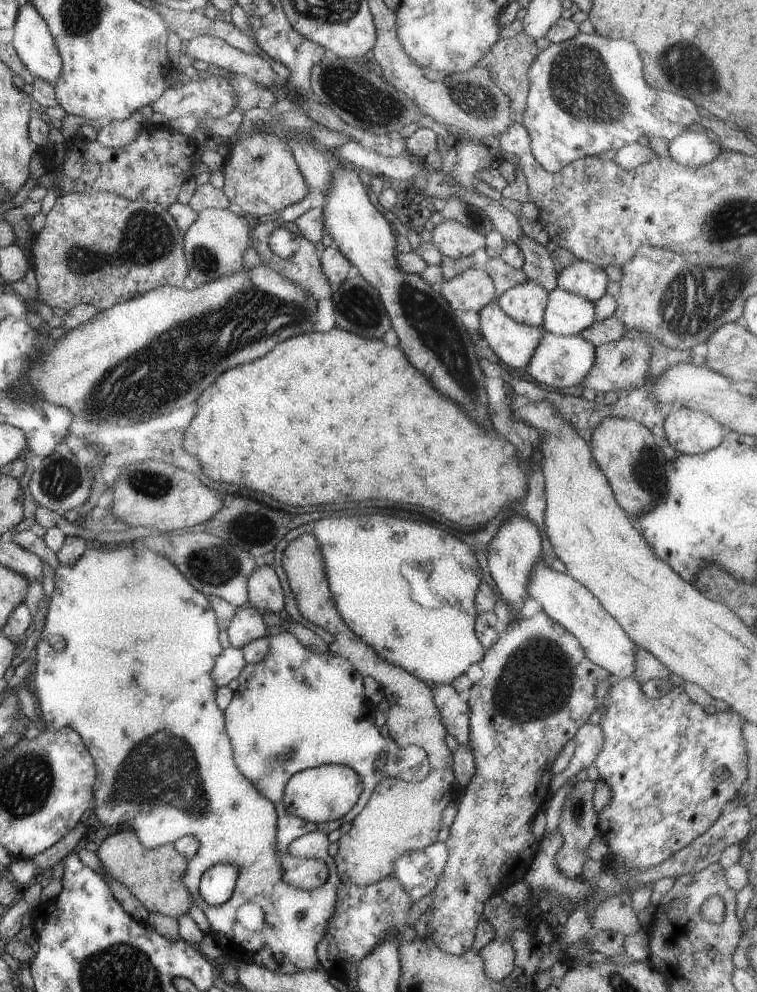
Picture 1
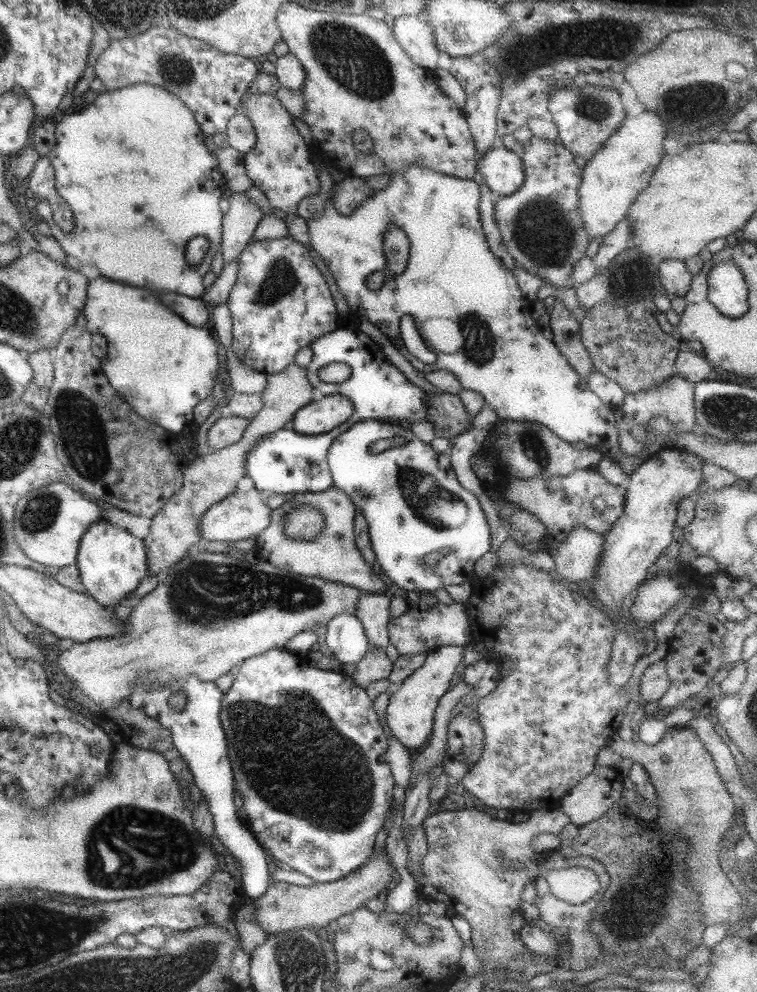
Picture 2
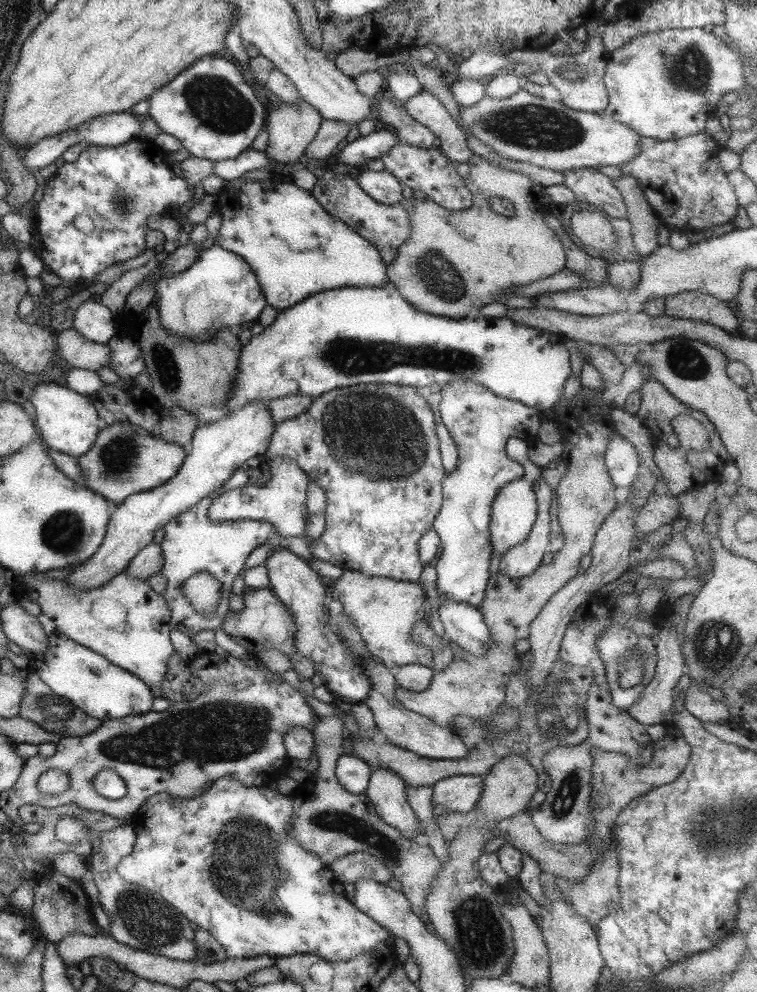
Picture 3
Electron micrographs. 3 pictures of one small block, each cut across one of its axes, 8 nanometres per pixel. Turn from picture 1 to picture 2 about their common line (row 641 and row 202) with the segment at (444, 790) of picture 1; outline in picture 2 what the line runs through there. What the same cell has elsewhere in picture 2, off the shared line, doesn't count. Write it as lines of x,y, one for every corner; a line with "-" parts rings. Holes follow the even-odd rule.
349,175
336,184
338,192
334,194
334,208
342,216
350,216
352,210
356,210
356,206
360,206
360,202
364,202
364,198
368,198
374,190
366,184
366,180

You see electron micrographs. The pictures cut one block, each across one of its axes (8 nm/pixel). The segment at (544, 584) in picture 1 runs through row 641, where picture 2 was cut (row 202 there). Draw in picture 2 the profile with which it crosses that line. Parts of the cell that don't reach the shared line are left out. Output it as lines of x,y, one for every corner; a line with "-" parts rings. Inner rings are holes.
644,110
636,118
625,118
604,145
594,152
582,170
582,183
578,187
580,218
588,236
595,241
605,237
618,222
622,221
630,205
636,201
640,191
650,183
652,173
666,155
663,140
670,135
668,128
659,118
659,112

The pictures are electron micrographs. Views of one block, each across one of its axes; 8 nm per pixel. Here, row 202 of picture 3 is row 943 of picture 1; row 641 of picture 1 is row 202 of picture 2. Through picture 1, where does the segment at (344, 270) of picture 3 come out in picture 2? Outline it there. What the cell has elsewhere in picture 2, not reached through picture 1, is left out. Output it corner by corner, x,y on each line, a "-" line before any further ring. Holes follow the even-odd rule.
138,82
118,90
98,92
98,96
92,105
89,105
82,112
68,115
60,114
56,118
56,144
46,156
54,168
56,190
68,203
68,206
72,209
72,214
74,214
74,222
76,222
74,223
74,229
64,233
54,223
48,200
40,198
36,206
36,212
52,228
51,236
60,243
66,256
70,258
75,266
94,266
99,270
101,276
112,278
112,280
124,280
124,282
128,282
132,286
144,286
144,288
150,288
150,290
174,291
182,294
182,296
200,299
206,290
204,275
211,270
212,257
217,251
222,250
220,244
222,244
224,214
222,214
219,204
220,196
226,189
226,185
225,179
218,168
218,161
206,147
206,143
204,143
206,136
202,134
202,130
198,126
192,111
175,94
164,90
161,86
152,86
151,84
-
196,237
206,238
211,246
208,247
203,262
197,266
191,266
191,264
187,264
186,245
189,240

